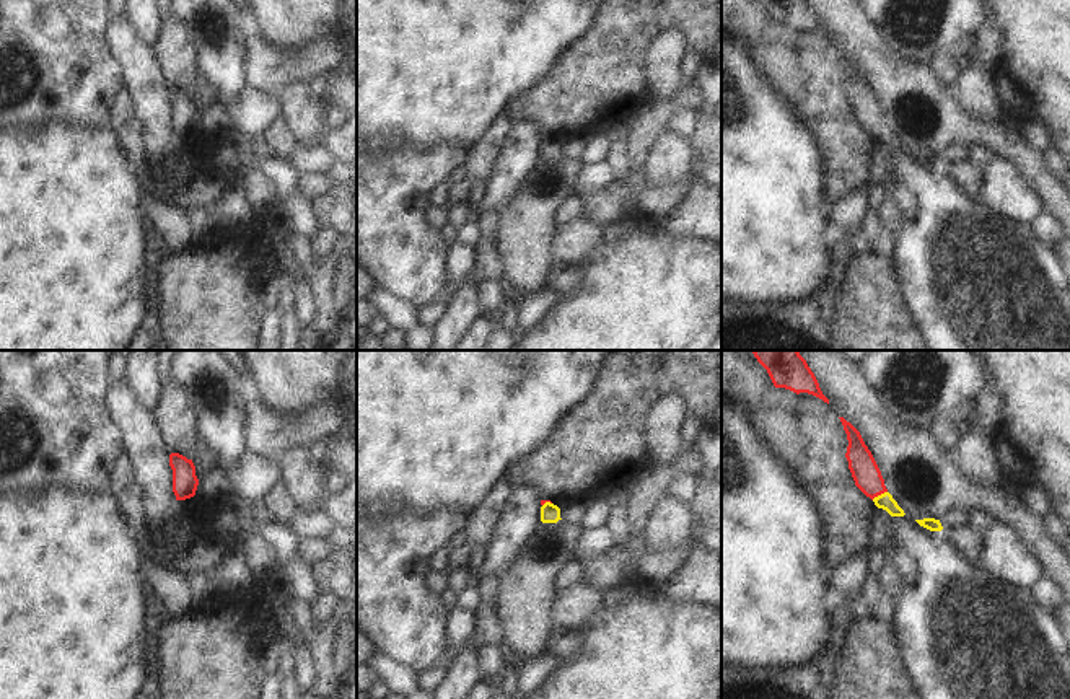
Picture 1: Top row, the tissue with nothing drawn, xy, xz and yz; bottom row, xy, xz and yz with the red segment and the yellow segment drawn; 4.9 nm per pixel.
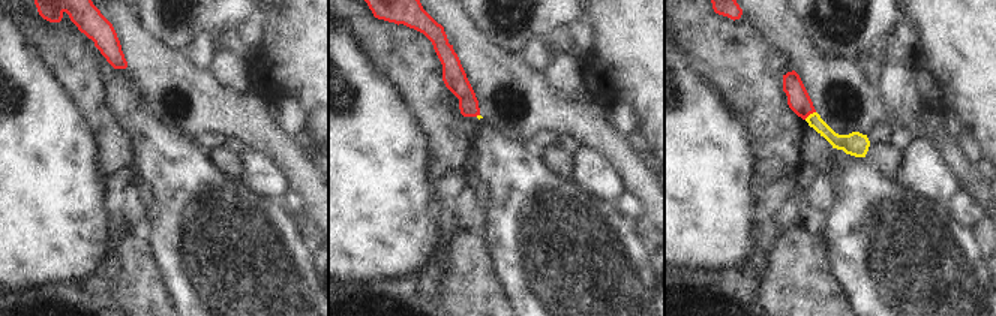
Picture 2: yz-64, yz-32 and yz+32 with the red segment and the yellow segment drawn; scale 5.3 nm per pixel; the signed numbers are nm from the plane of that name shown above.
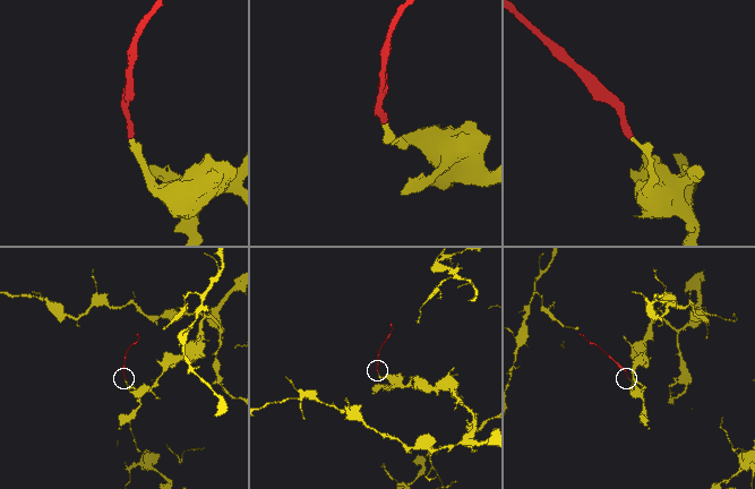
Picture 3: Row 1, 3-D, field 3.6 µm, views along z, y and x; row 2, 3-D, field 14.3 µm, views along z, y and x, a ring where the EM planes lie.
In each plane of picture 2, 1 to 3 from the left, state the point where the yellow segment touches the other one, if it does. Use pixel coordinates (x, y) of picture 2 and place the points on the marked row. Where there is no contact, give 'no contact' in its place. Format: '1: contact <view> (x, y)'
1: no contact
2: contact yz-32 (477, 114)
3: contact yz+32 (809, 114)

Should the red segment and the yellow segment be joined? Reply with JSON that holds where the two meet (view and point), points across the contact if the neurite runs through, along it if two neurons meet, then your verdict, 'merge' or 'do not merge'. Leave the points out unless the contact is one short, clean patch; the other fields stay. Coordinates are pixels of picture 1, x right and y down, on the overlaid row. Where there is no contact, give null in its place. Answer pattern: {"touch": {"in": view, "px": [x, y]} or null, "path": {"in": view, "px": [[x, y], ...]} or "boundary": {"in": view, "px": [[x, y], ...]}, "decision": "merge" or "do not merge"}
{"touch": {"in": "yz", "px": [878, 494]}, "path": {"in": "yz", "px": [[862, 465], [878, 494], [885, 501]]}, "decision": "merge"}

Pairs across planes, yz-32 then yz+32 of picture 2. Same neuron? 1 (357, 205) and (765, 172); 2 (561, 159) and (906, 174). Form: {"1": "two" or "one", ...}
{"1": "two", "2": "two"}

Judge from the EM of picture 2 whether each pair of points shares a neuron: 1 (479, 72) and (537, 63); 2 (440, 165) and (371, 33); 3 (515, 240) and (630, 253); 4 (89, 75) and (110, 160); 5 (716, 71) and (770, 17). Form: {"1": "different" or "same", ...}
{"1": "different", "2": "same", "3": "same", "4": "same", "5": "different"}

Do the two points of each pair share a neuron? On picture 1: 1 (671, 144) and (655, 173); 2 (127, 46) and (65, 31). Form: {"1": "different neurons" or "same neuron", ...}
{"1": "same neuron", "2": "different neurons"}

